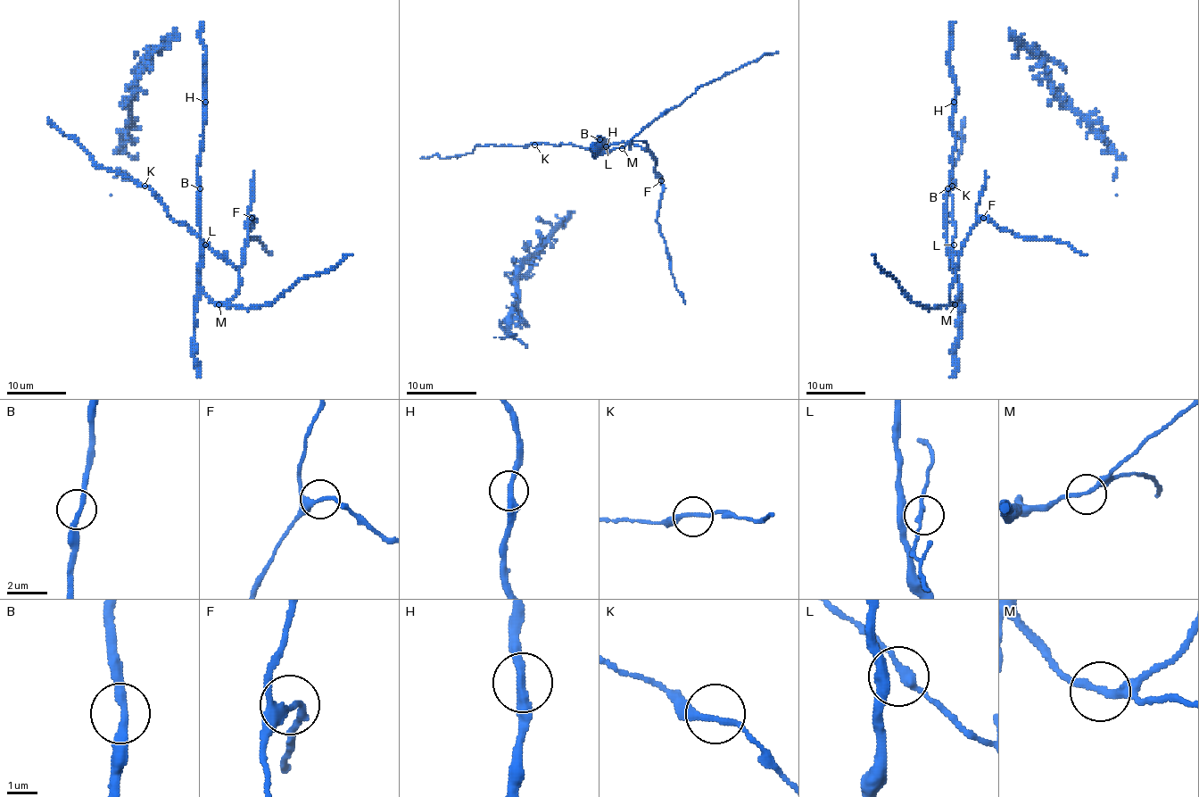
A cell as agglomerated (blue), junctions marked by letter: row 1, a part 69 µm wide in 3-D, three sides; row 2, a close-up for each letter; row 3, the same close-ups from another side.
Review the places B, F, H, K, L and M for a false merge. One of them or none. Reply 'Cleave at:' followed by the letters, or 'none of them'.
Cleave at: none of them

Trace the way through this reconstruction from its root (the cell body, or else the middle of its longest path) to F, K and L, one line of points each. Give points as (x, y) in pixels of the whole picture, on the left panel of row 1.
F: (200, 179), (200, 282), (201, 290), (213, 302), (227, 303), (238, 290), (247, 224), (252, 218)
K: (200, 179), (200, 282), (222, 304), (238, 290), (238, 270), (174, 221), (144, 186)
L: (200, 179), (200, 282), (204, 293), (213, 302), (222, 304), (231, 300), (238, 290), (238, 270), (205, 244)

